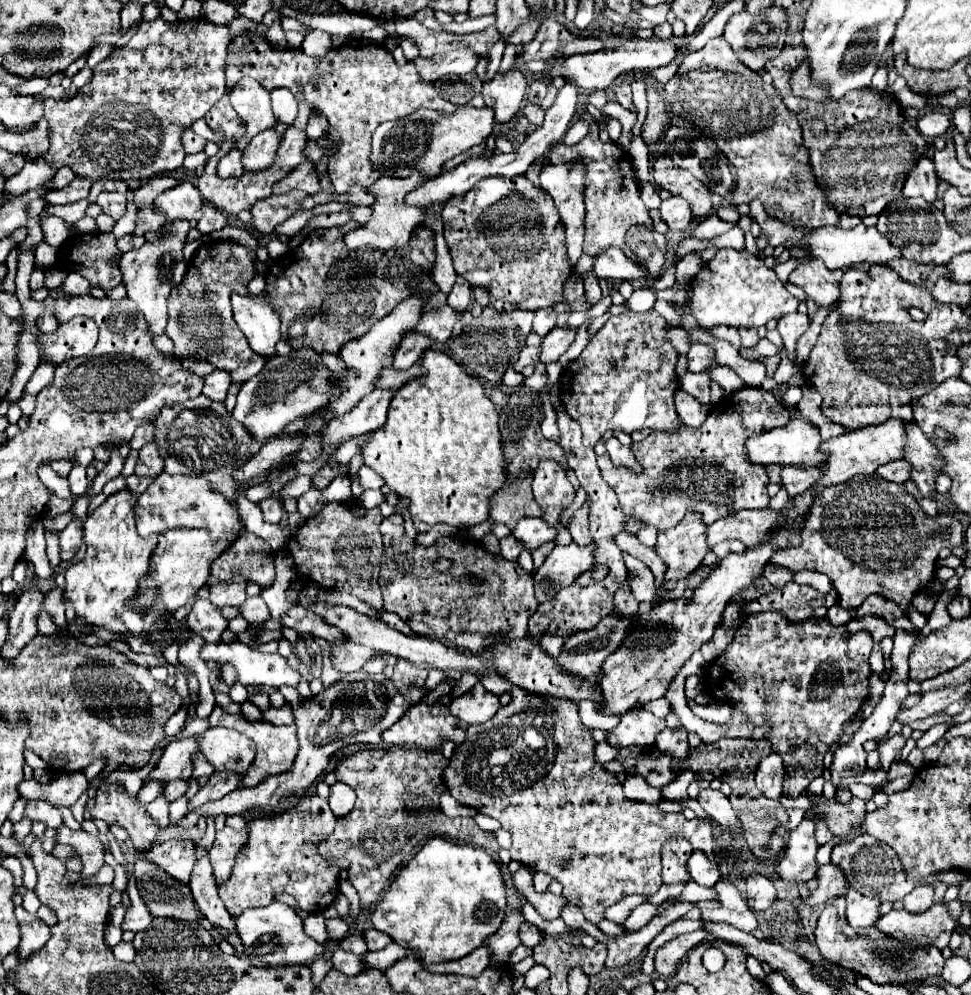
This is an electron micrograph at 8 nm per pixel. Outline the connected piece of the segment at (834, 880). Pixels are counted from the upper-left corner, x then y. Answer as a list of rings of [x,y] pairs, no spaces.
[[[826,864],[826,866],[820,866],[816,874],[820,878],[820,888],[816,892],[810,892],[810,898],[804,900],[804,904],[820,906],[820,904],[824,904],[828,900],[834,900],[834,898],[838,898],[846,892],[848,880],[846,880],[840,866]]]

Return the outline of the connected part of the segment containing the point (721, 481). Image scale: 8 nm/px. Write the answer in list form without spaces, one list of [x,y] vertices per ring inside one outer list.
[[[740,388],[714,404],[700,428],[682,426],[682,432],[674,436],[652,432],[644,442],[634,442],[632,450],[644,468],[642,474],[634,474],[628,466],[614,466],[606,454],[598,458],[598,464],[604,480],[618,494],[626,516],[638,516],[658,530],[668,530],[686,512],[696,510],[704,514],[706,524],[712,524],[730,512],[764,508],[768,504],[766,486],[770,480],[766,466],[748,460],[746,440],[754,434],[786,426],[788,420],[790,412],[772,392]]]

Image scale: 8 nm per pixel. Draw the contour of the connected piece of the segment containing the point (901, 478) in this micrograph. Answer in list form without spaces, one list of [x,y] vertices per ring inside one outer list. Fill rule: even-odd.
[[[890,462],[890,466],[880,466],[876,470],[876,476],[882,476],[884,480],[892,480],[892,482],[908,482],[910,472],[912,466],[908,462]]]

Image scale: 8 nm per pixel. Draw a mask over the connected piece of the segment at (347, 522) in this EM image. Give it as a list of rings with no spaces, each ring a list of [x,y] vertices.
[[[328,502],[316,516],[310,516],[304,526],[288,540],[288,552],[302,576],[318,582],[328,590],[344,590],[358,596],[362,602],[382,608],[382,592],[378,584],[380,558],[384,552],[380,536],[378,508],[356,516],[344,502]]]

